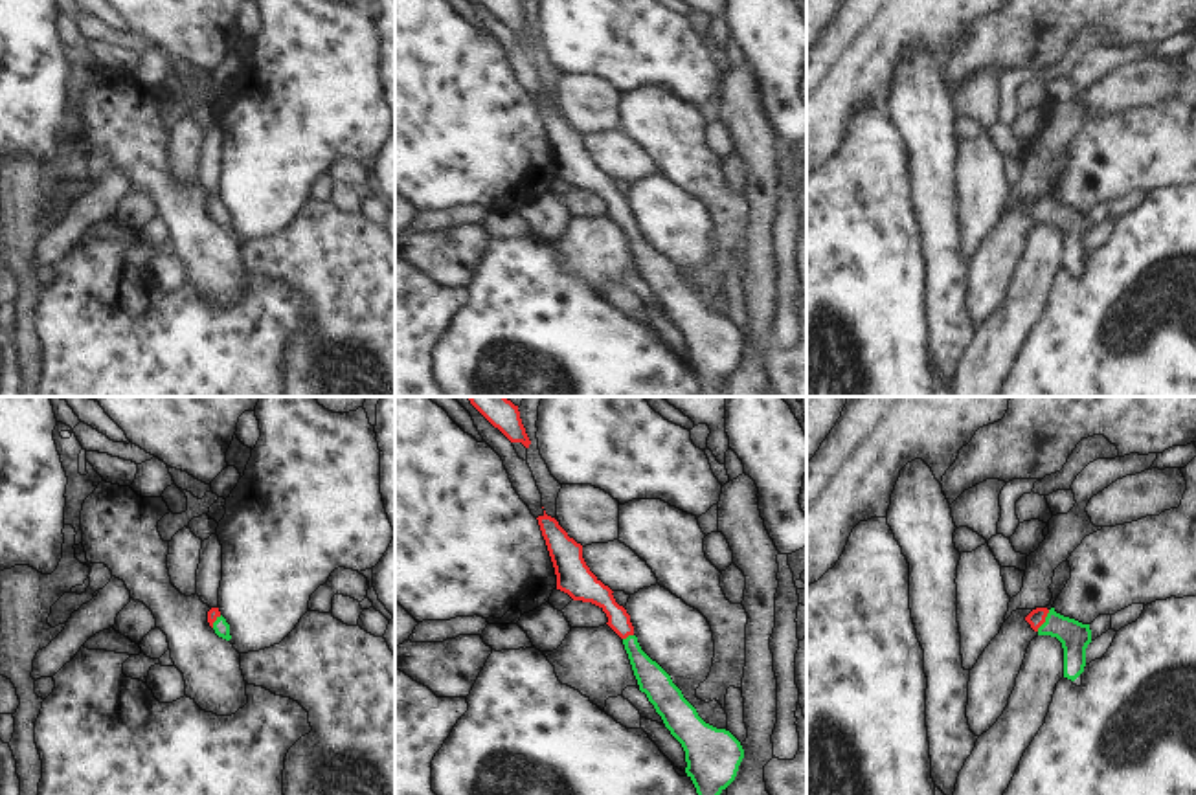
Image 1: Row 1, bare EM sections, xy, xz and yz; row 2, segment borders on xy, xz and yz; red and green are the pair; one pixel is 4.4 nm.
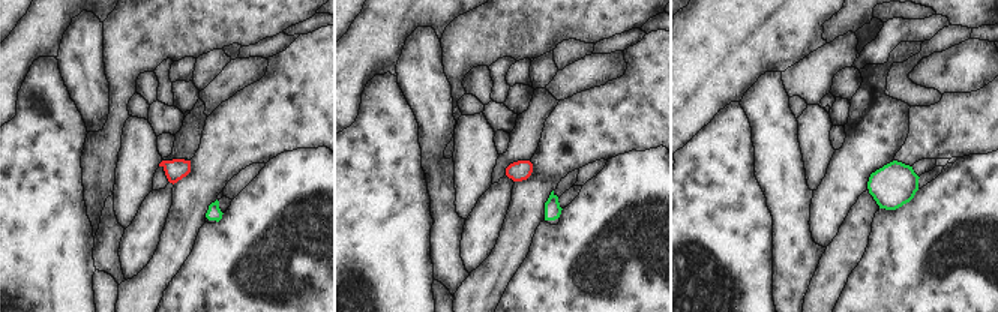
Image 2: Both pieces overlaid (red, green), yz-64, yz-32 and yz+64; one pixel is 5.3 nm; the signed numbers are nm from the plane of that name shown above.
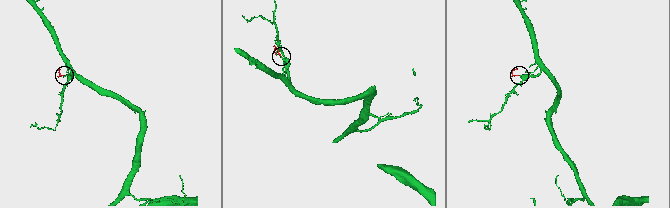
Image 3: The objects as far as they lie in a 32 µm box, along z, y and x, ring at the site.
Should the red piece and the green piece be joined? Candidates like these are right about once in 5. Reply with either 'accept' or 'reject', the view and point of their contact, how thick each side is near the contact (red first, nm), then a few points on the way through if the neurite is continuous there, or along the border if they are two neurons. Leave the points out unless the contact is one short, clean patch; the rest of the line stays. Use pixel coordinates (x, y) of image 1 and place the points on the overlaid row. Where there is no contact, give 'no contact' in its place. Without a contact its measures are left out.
accept; meets red in yz at (1044, 621); 80 nm thick on the red side, 130 nm on the other; runs through yz (1037, 617), (1044, 621), (1073, 636)

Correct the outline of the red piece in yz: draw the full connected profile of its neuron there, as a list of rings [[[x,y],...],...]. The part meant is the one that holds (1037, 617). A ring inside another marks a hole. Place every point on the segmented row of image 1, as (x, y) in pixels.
[[[1036,608],[1025,621],[1038,635],[1051,635],[1062,643],[1064,648],[1064,677],[1073,685],[1082,685],[1082,672],[1086,668],[1086,648],[1091,643],[1089,624],[1064,617],[1055,608]]]

